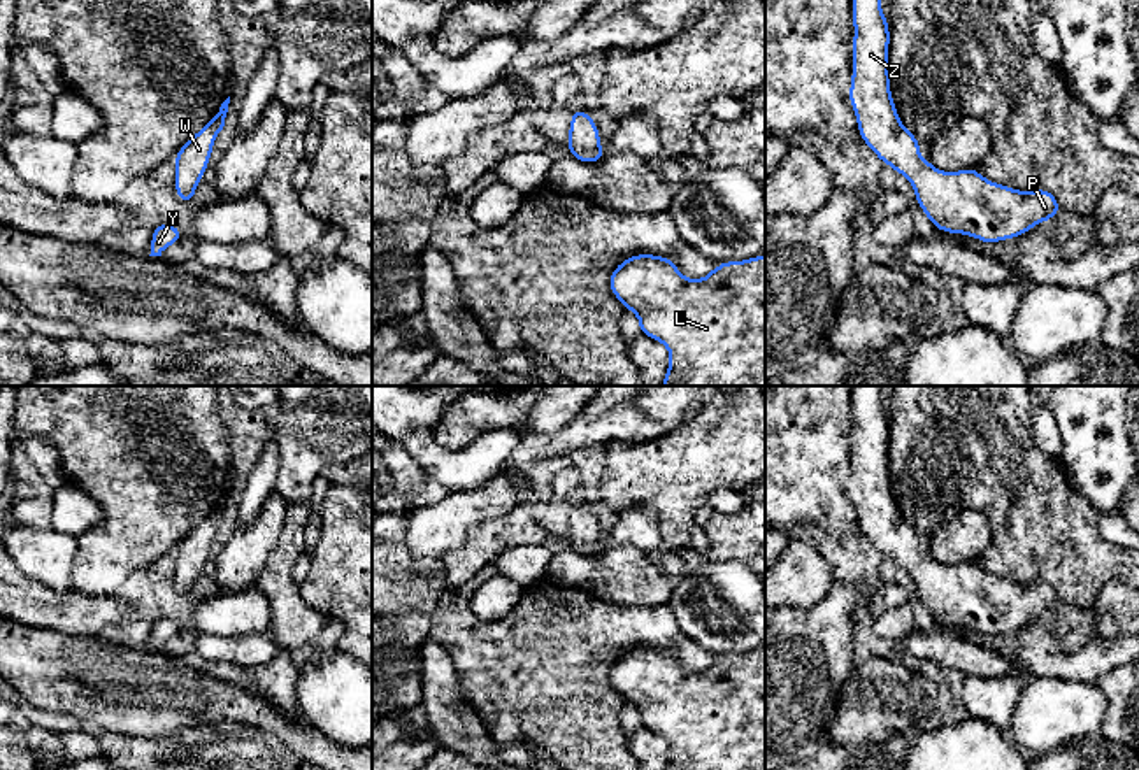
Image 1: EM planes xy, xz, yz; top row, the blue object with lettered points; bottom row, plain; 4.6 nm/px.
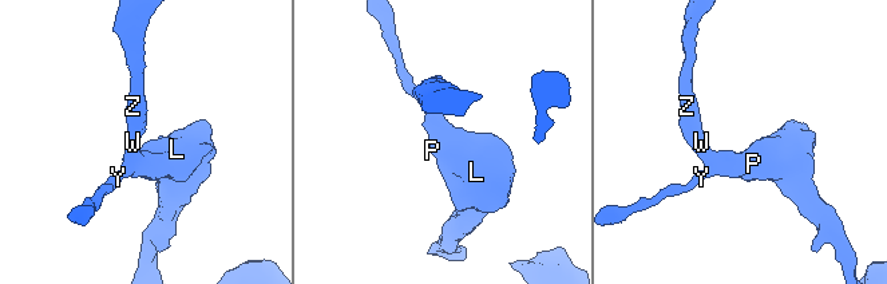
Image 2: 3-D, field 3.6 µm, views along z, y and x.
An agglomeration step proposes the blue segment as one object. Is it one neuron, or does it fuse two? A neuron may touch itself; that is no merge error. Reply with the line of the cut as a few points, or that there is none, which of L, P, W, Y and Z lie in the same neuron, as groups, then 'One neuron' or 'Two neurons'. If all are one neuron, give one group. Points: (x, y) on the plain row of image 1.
No split. Groups: L P W Y Z. One neuron

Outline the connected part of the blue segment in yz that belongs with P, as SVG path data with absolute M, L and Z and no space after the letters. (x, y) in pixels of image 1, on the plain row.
M853 386L849 496L860 531L883 556L911 575L916 596L937 623L993 637L1051 614L1060 602L1048 582L1007 581L985 572L976 561L941 565L920 549L920 533L902 517L892 491L890 421L881 388Z

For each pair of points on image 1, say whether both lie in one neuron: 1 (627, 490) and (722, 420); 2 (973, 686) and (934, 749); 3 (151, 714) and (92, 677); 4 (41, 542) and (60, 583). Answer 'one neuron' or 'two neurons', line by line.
1: one neuron
2: two neurons
3: one neuron
4: one neuron

